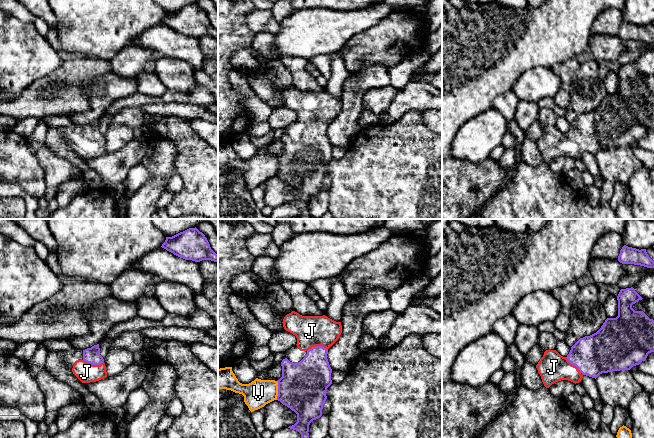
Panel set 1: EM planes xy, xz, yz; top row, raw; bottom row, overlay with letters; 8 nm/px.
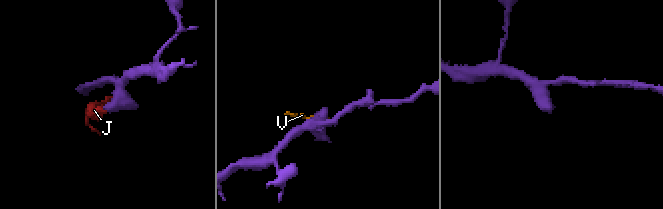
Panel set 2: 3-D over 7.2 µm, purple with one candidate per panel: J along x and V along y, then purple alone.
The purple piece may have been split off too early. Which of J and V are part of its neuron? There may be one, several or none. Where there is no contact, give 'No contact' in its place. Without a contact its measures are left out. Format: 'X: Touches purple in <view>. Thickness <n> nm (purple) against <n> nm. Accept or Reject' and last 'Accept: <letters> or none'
J: Touches purple in xy. Thickness 130 nm (purple) against 160 nm. Accept
V: Touches purple in xz. Thickness 380 nm (purple) against 220 nm. Reject
Accept: J

